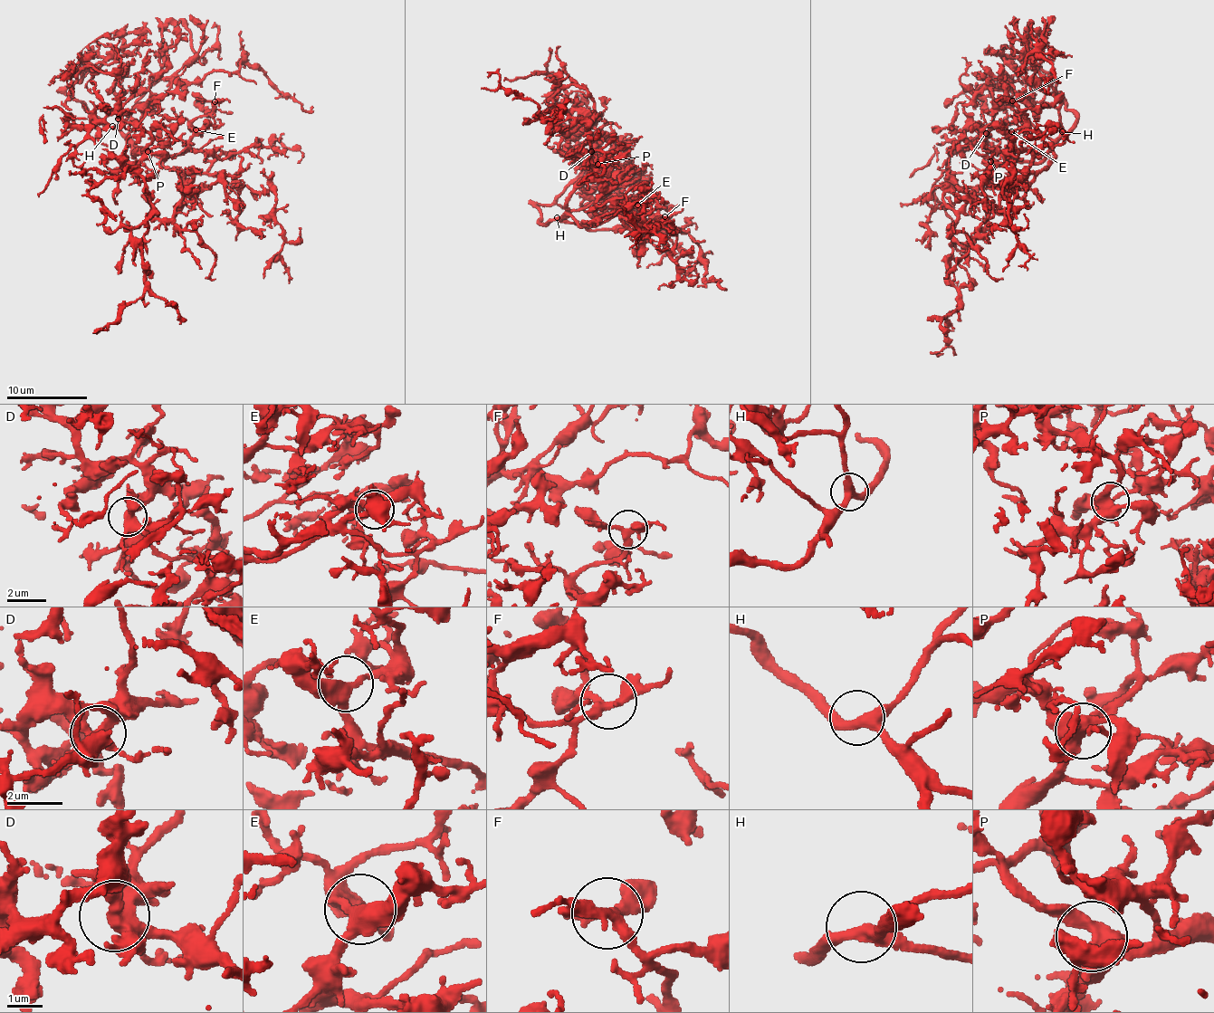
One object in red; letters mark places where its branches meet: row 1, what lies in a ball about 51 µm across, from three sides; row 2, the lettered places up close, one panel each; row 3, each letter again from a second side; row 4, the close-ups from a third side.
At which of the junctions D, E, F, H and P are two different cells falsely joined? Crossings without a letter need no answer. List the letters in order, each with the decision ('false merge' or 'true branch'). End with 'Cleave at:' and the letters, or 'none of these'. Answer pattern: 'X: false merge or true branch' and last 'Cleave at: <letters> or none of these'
D: true branch
E: true branch
F: true branch
H: true branch
P: true branch
Cleave at: none of these

